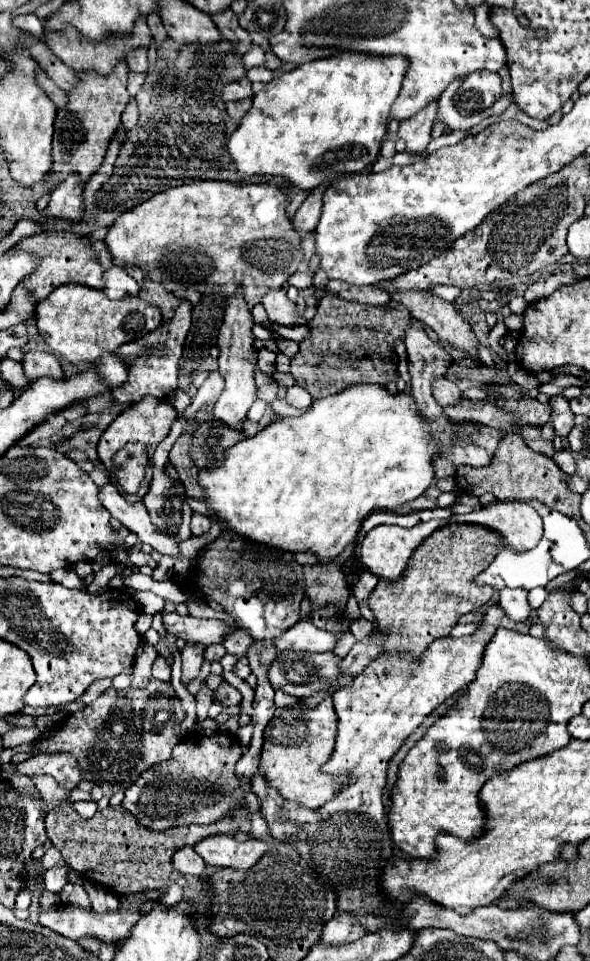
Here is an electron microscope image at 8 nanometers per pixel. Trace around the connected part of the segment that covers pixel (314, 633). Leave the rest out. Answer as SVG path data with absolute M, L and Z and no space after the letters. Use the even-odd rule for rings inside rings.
M299 621L291 629L287 629L283 635L275 637L273 645L279 651L291 649L291 651L321 653L321 651L333 651L333 647L335 647L335 635L317 629L309 621Z

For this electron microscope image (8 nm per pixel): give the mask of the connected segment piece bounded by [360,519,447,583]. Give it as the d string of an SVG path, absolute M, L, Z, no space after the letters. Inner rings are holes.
M431 519L429 523L417 523L411 529L403 529L397 525L379 525L365 535L365 539L361 543L360 560L363 566L369 569L373 575L377 575L379 579L389 581L389 583L397 581L403 575L407 561L413 555L413 551L419 547L419 543L423 539L427 539L435 529L443 527L445 523L447 521L443 521L443 519Z

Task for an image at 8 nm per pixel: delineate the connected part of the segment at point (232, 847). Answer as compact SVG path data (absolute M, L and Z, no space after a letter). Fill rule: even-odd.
M213 835L199 841L195 851L207 865L249 871L263 855L269 853L269 845L257 839L247 839L241 843L235 837Z

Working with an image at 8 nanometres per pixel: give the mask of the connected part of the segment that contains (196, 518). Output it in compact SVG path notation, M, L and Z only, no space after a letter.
M193 513L193 519L191 519L191 533L193 533L195 537L207 533L209 527L211 527L211 517L207 517L207 515L199 515L199 513Z

